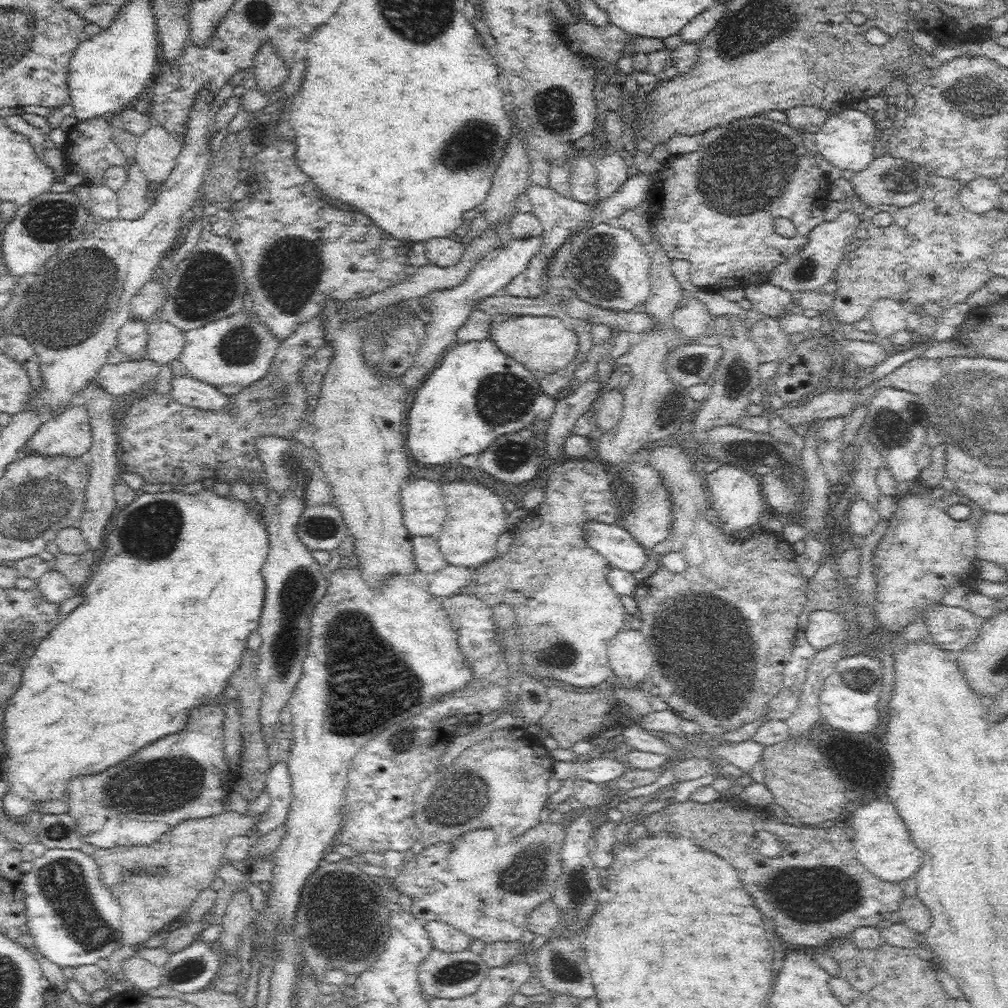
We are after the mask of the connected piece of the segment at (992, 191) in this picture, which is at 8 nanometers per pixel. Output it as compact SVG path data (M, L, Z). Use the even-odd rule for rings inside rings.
M978 176L972 182L963 185L959 201L964 208L972 212L988 212L996 208L1001 197L1001 186L994 179Z

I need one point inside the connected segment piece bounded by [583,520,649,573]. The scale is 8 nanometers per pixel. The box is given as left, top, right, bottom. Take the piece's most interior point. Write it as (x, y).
(611, 540)

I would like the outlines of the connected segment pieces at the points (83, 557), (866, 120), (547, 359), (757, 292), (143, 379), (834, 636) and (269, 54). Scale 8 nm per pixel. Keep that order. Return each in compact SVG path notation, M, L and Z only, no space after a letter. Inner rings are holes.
M86 550L86 552L76 555L59 552L51 564L70 582L70 585L74 587L76 592L79 592L81 585L86 584L93 575L89 571L93 563L91 552L92 550Z
M849 107L832 111L826 124L814 135L822 164L832 165L841 170L864 171L874 160L874 147L878 140L875 134L877 117L872 113L859 112Z
M552 316L498 317L492 320L487 338L495 342L500 352L523 364L537 378L566 367L574 360L579 349L578 337L572 325L564 324L560 318Z
M770 282L760 284L760 286L748 285L744 289L745 295L751 302L751 308L772 317L777 317L782 310L785 310L794 296Z
M150 358L126 360L118 364L106 364L97 378L97 384L113 397L129 394L152 381L160 372L160 363Z
M814 611L804 630L808 643L818 652L838 644L845 635L845 617L829 611Z
M268 41L263 42L256 51L253 66L256 87L267 95L275 91L278 86L282 86L289 75L288 65Z

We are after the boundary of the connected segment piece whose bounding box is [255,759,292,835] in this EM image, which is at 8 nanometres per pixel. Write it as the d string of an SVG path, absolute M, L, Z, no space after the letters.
M285 759L271 766L264 784L270 803L263 815L257 817L255 827L265 835L285 824L290 808L292 789Z

